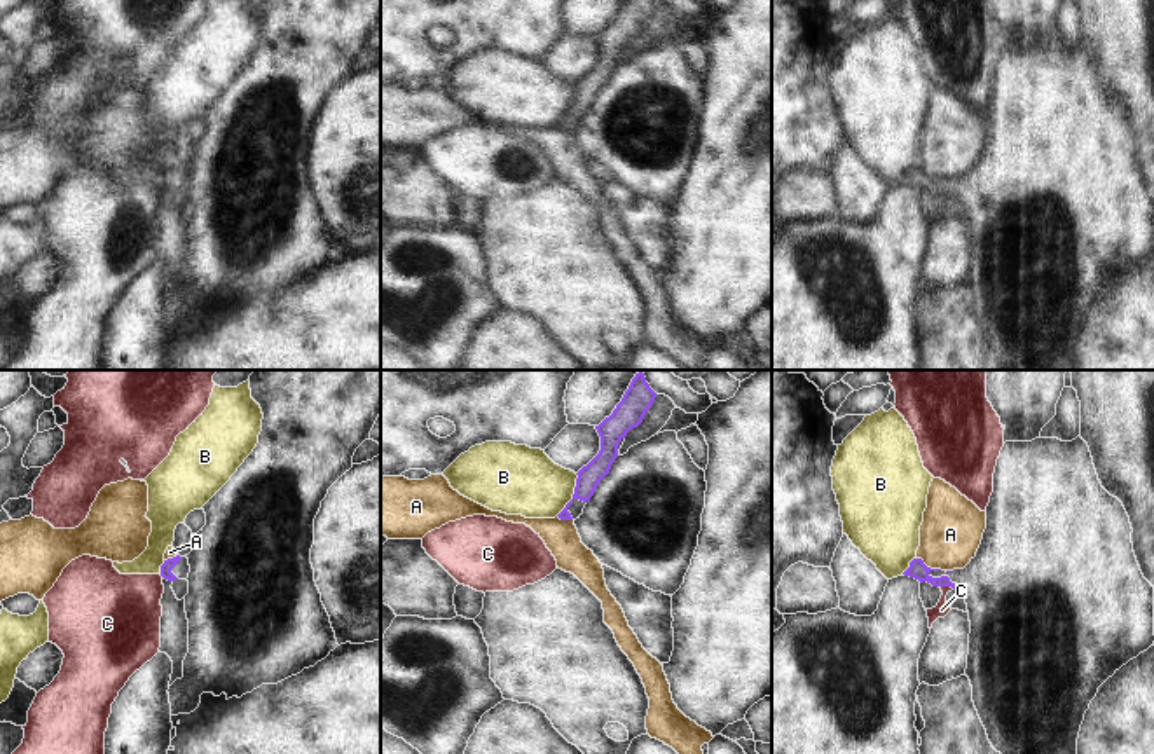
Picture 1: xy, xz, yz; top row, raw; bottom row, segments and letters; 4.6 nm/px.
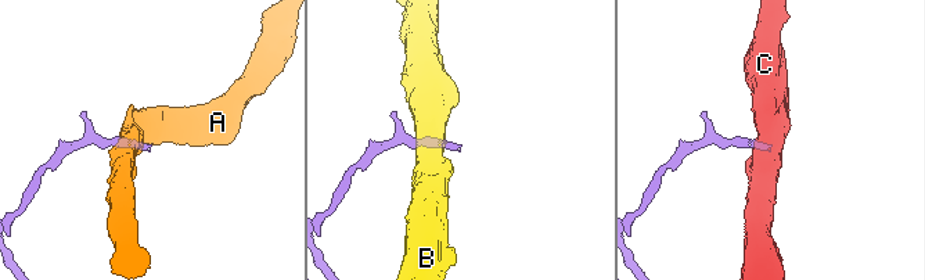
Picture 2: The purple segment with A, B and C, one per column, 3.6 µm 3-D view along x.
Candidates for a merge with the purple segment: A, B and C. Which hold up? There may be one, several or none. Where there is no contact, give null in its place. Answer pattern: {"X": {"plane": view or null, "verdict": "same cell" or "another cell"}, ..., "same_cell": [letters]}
{"A": {"plane": "yz", "verdict": "another cell"}, "B": {"plane": "xz", "verdict": "another cell"}, "C": {"plane": "yz", "verdict": "another cell"}, "same_cell": []}

